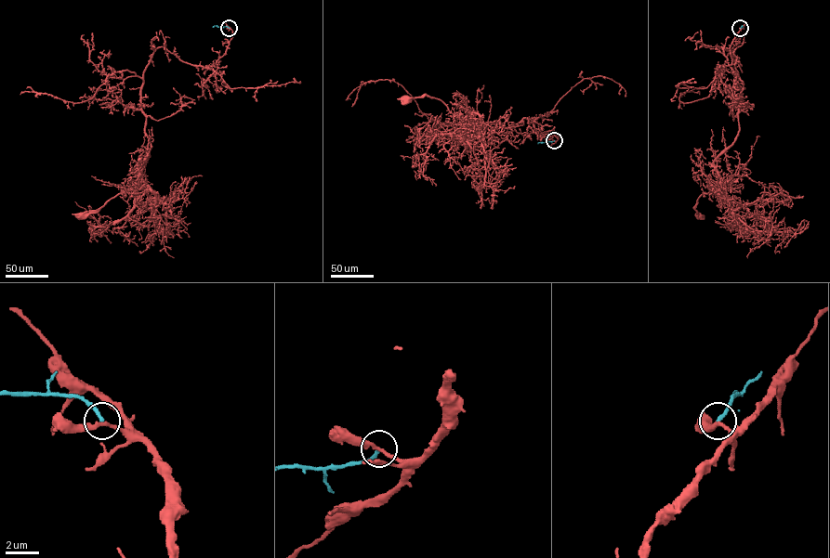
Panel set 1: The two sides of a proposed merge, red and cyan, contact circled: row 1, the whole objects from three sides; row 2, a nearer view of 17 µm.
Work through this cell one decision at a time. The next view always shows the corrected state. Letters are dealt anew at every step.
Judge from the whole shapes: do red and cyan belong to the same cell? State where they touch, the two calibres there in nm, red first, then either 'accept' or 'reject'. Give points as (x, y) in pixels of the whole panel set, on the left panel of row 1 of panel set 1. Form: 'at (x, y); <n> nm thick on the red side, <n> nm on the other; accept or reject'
at (229, 28); 240 nm thick on the red side, 220 nm on the other; reject

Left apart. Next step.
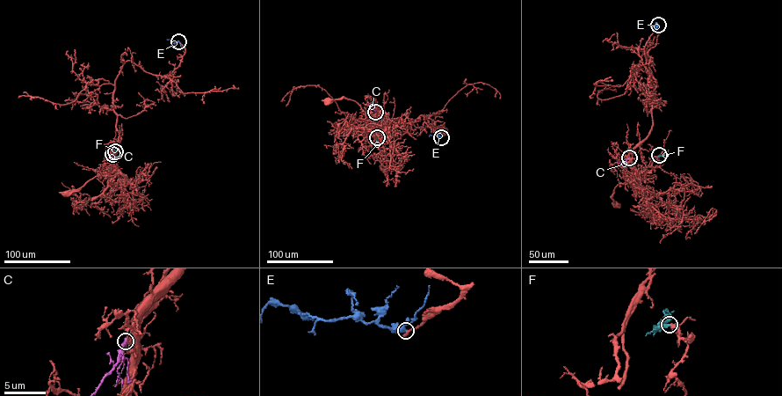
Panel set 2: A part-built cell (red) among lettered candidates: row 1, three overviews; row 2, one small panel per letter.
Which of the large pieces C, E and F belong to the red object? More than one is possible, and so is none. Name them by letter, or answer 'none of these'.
F

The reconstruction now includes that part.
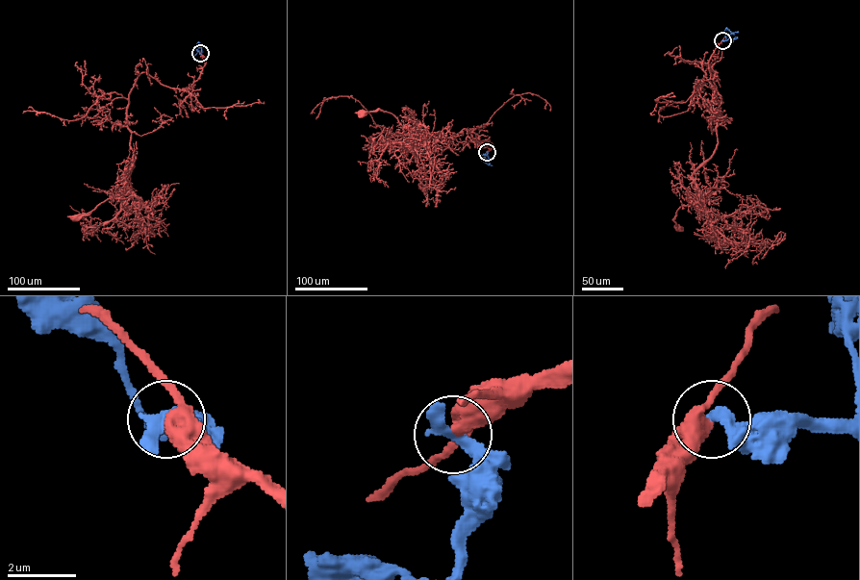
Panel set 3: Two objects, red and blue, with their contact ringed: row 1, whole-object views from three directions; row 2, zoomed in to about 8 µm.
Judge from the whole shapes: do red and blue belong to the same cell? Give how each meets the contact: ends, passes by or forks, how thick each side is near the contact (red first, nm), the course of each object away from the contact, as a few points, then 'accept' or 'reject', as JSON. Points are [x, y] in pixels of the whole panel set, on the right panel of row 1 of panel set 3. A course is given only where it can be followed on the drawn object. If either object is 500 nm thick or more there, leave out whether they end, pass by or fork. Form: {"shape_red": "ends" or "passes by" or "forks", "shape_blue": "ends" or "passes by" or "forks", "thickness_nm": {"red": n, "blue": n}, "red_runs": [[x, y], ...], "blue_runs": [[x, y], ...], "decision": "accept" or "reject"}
{"shape_red": "passes by", "shape_blue": "passes by", "thickness_nm": {"red": 440, "blue": 320}, "red_runs": [[722, 40], [710, 77], [696, 80], [703, 62], [720, 99], [717, 144], [677, 227]], "blue_runs": [[722, 40], [737, 37], [730, 43]], "decision": "reject"}

